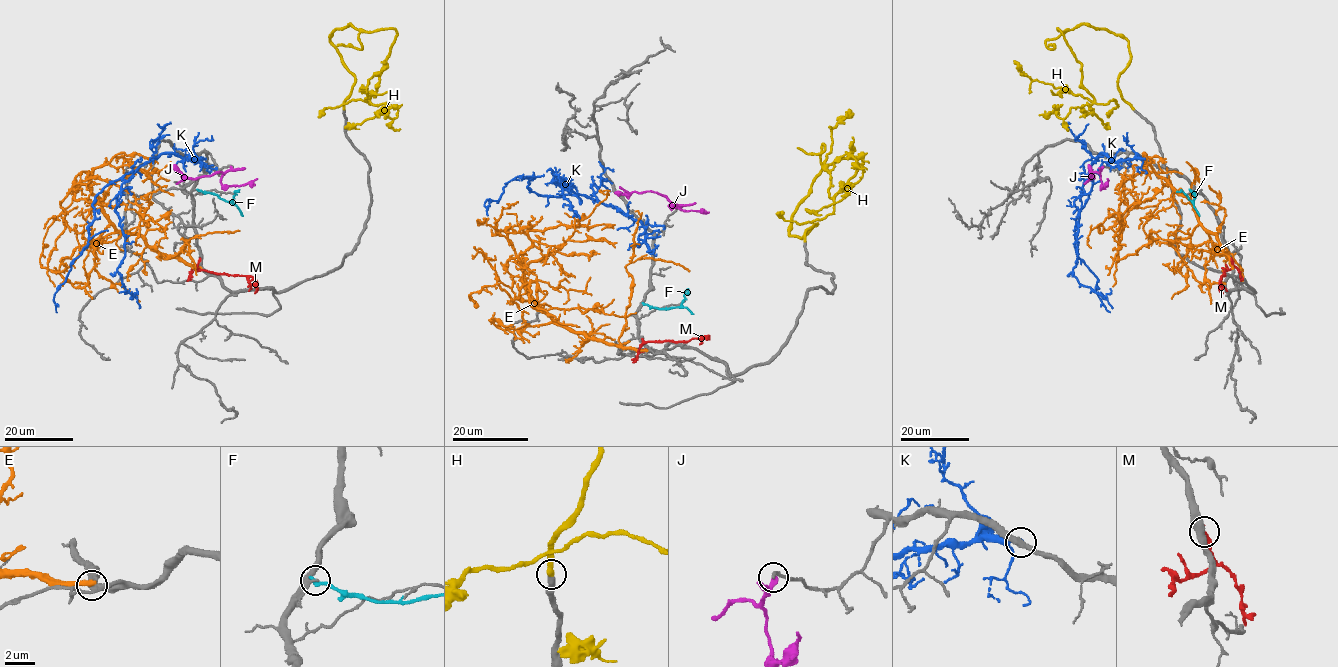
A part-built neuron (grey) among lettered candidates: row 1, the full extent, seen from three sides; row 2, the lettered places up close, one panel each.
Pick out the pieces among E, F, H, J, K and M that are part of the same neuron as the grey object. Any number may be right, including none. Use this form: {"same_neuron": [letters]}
{"same_neuron": ["H"]}

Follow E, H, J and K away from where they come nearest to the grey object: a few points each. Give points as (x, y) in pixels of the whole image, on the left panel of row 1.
E: (201, 267), (120, 233), (90, 174), (74, 178), (130, 192), (139, 213), (164, 228), (163, 247)
H: (344, 109), (354, 75), (332, 43), (333, 32), (349, 24), (397, 34), (366, 101), (362, 88), (384, 61)
J: (231, 166), (224, 172), (195, 178), (183, 176), (172, 165)
K: (205, 158), (160, 154), (98, 194), (88, 241), (54, 296), (56, 312)

